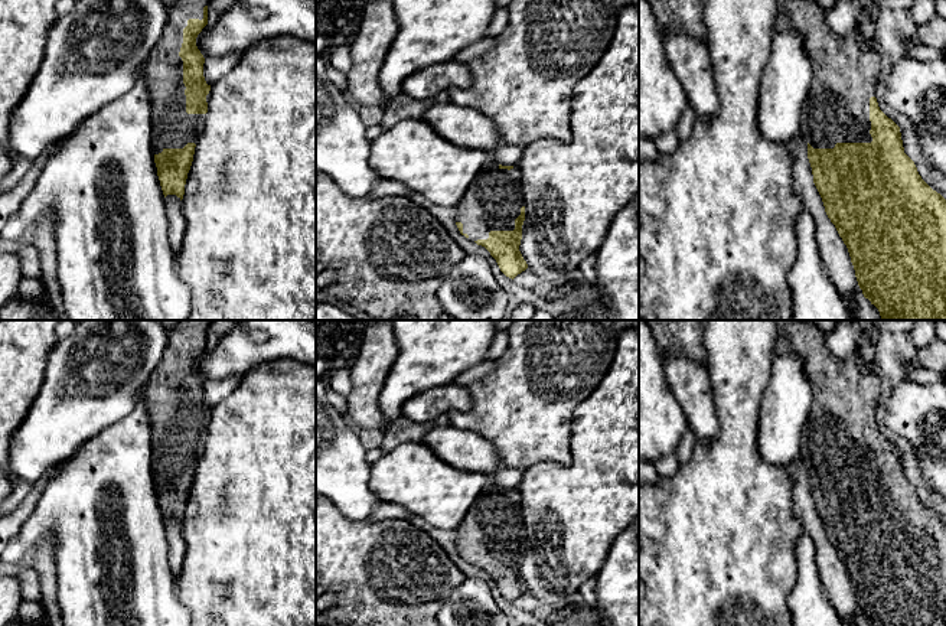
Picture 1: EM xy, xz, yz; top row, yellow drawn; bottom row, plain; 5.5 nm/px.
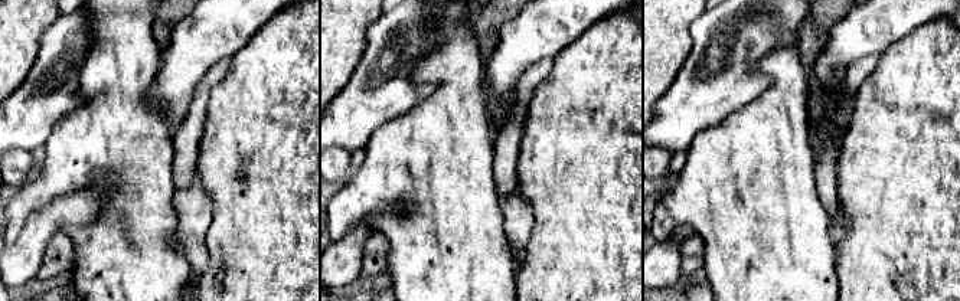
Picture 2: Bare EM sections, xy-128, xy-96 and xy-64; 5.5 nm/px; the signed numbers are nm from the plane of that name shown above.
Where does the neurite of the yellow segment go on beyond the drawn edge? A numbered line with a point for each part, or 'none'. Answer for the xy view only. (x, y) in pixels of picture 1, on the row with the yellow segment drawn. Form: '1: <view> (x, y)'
1: xy (172, 127)

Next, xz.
1: xz (492, 202)

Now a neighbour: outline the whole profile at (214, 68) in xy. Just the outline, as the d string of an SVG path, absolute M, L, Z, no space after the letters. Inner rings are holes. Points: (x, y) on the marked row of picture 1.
M234 52L226 56L206 58L203 63L203 76L206 84L212 87L225 74L231 72L231 69L238 63L241 56L242 52Z

